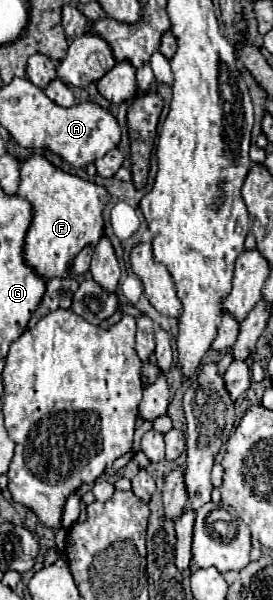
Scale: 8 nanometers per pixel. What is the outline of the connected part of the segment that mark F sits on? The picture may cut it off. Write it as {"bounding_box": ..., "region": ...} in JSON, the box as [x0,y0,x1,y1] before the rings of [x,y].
{"bounding_box":[18,153,110,279],"region":[[[32,153],[20,165],[18,195],[28,199],[34,207],[34,219],[26,235],[24,257],[30,267],[44,279],[70,277],[70,261],[86,245],[96,245],[102,237],[102,211],[110,201],[106,187],[70,175],[52,165],[44,155]]]}

